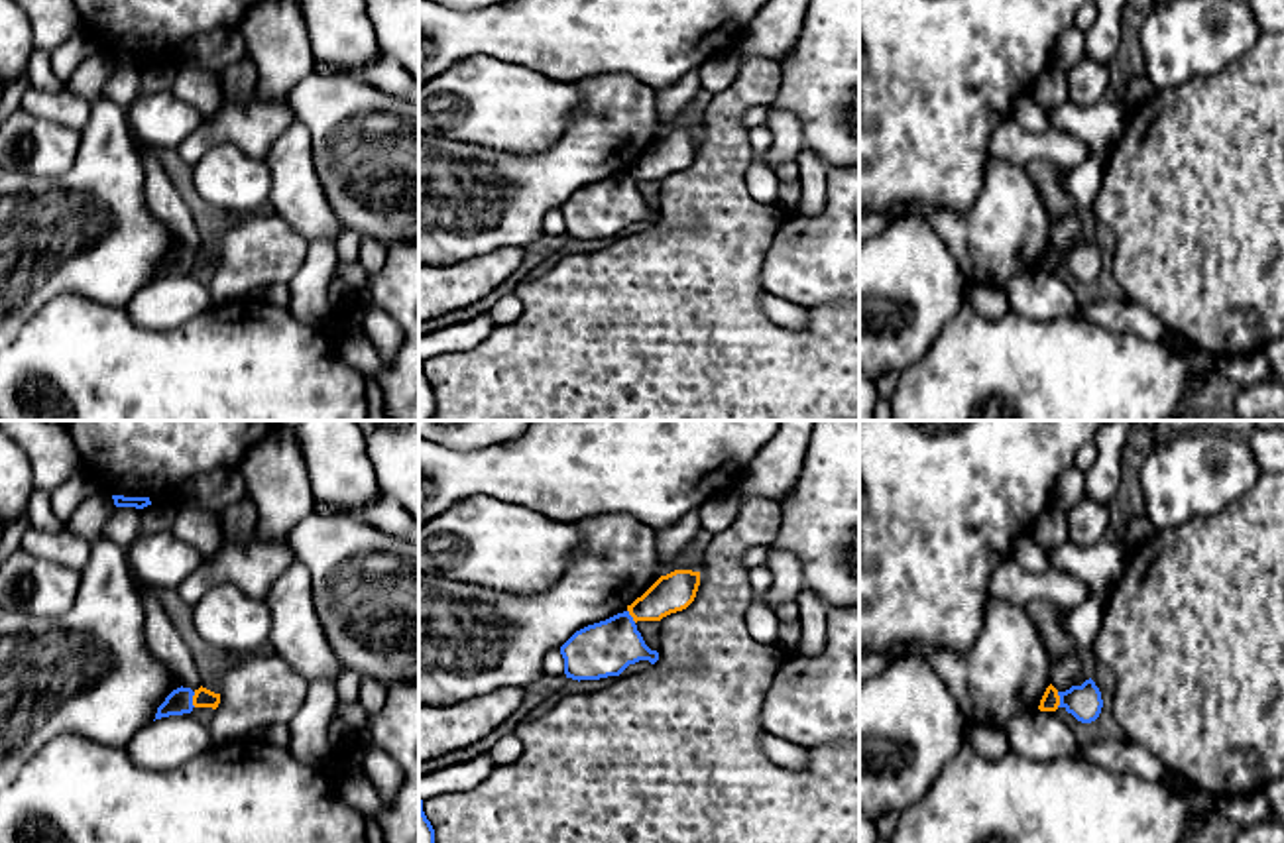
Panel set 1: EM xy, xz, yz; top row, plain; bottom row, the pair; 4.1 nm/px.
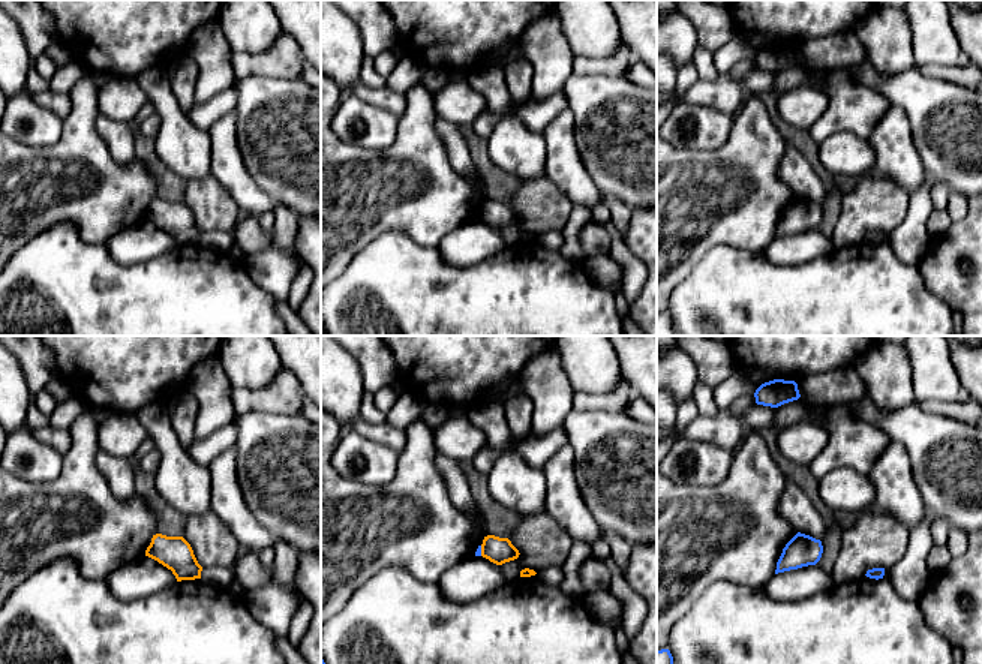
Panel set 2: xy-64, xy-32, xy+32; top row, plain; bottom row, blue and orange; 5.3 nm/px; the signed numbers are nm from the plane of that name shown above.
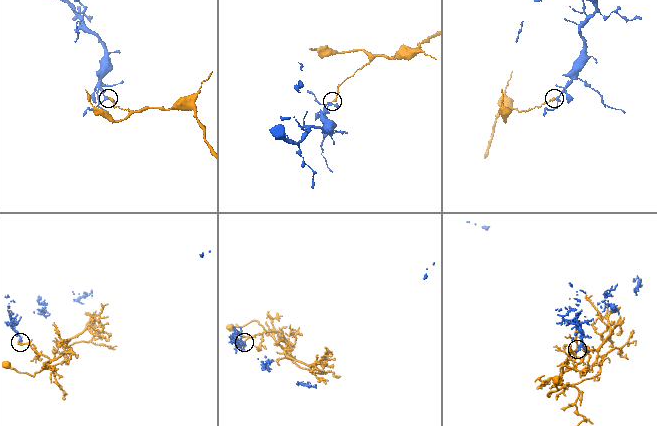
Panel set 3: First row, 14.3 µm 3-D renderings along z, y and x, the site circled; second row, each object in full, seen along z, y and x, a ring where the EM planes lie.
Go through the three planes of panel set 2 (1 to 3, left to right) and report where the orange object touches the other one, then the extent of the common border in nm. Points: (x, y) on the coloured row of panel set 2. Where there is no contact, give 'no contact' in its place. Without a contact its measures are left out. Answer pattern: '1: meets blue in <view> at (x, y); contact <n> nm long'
1: no contact
2: meets blue in xy-32 at (480, 550); contact 60 nm long
3: no contact

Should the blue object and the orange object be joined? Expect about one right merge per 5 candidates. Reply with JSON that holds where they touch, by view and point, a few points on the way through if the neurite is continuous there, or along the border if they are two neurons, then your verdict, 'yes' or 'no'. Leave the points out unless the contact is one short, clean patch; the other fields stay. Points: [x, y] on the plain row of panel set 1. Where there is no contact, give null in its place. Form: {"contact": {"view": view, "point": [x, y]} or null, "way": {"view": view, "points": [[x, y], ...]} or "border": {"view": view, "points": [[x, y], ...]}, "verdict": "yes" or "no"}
{"contact": {"view": "xy", "point": [191, 260]}, "border": {"view": "xy", "points": [[195, 252], [193, 266]]}, "verdict": "no"}

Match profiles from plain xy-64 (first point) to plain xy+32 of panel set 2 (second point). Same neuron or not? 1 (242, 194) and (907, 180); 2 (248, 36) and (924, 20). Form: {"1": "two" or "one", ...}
{"1": "one", "2": "one"}

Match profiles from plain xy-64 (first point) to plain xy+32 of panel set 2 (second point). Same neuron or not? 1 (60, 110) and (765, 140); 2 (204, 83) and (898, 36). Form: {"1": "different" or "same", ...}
{"1": "different", "2": "same"}

